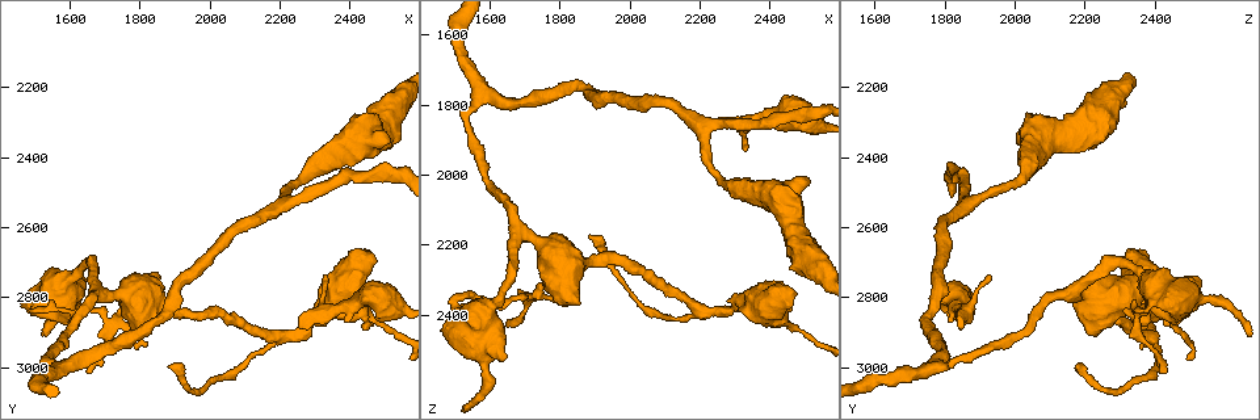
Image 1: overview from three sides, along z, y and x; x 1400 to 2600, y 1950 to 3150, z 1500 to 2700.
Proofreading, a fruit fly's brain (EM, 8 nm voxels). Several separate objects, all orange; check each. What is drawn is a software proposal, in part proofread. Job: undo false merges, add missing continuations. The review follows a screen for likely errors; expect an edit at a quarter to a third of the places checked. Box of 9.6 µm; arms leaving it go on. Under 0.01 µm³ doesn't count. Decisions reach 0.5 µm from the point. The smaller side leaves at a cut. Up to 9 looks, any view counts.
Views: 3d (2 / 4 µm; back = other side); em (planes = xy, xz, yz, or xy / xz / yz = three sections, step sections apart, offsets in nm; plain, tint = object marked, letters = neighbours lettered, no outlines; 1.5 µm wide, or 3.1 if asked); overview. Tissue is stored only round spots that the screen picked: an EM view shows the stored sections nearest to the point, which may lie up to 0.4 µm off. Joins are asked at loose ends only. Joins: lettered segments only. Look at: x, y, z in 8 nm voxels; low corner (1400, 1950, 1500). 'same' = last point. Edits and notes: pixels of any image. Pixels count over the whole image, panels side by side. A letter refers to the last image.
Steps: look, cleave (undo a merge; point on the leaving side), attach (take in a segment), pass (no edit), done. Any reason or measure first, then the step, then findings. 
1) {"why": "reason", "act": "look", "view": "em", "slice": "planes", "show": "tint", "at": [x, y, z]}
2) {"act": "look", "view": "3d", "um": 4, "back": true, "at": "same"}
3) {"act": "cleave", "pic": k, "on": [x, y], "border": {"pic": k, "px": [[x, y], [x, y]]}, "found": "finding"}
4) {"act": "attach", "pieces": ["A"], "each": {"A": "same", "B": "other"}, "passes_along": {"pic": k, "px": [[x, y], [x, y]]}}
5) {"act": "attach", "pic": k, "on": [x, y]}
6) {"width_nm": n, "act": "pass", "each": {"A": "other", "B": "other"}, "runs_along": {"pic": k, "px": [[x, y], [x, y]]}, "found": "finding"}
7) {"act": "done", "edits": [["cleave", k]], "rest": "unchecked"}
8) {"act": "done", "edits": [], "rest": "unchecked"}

{"why": "branch stops here", "act": "look", "view": "3d", "um": 2, "at": [2250, 2880, 1840]}

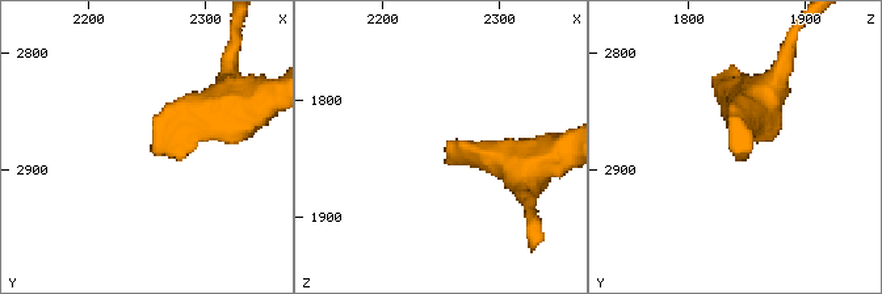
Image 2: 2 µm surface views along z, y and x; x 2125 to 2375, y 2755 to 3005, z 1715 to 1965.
{"act": "look", "view": "em", "slice": "planes", "show": "plain", "at": [2256, 2884, 1836]}

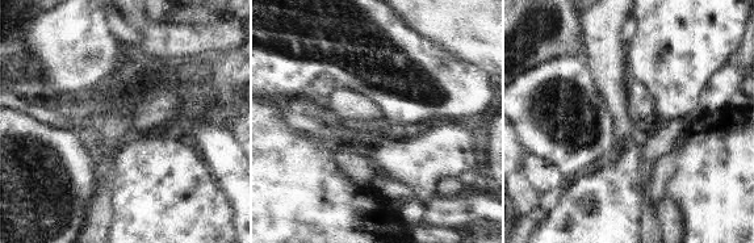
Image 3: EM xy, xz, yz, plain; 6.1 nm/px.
{"why": "what lies round it", "act": "look", "view": "em", "slice": "planes", "show": "letters", "at": "same"}

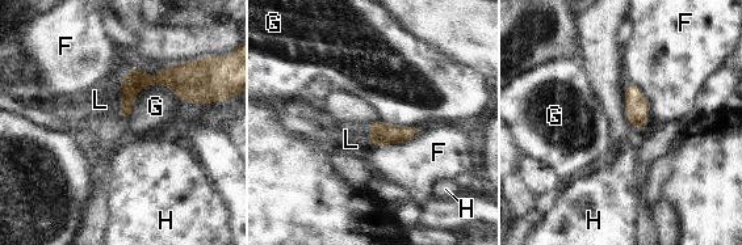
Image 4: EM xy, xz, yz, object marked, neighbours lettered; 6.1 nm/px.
{"act": "attach", "pieces": ["L"], "each": {"F": "other", "G": "other", "H": "other", "L": "same"}, "found": "it goes on there"}

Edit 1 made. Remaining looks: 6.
{"why": "stops while still wide", "act": "look", "view": "3d", "um": 4, "at": [1490, 2830, 2390]}

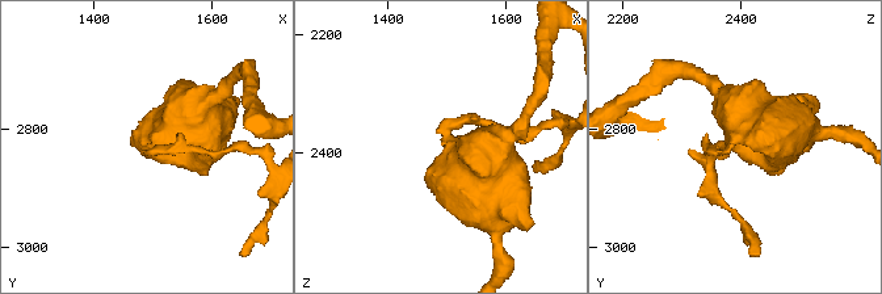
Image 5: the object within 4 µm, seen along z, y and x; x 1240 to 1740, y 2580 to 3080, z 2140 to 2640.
{"why": "shape alone is not enough", "act": "look", "view": "em", "slice": "planes", "show": "letters", "at": [1490, 2835, 2395]}

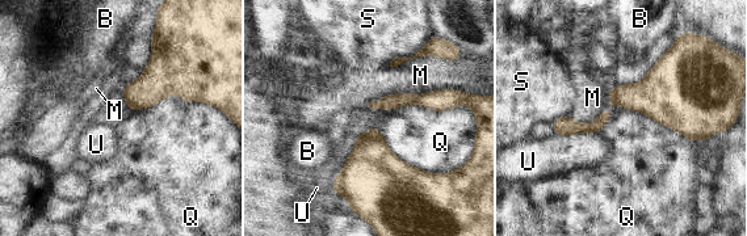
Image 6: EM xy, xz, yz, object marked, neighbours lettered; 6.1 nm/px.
{"longest_contact_nm": ["M", 550], "act": "cleave", "pic": 6, "on": [391, 101], "each": {"B": "other", "M": "other", "Q": "other", "S": "other", "U": "other"}, "border": {"pic": 6, "px": [[416, 96], [411, 102]]}, "found": "two cells meet here"}

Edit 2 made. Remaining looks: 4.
{"act": "look", "view": "overview"}

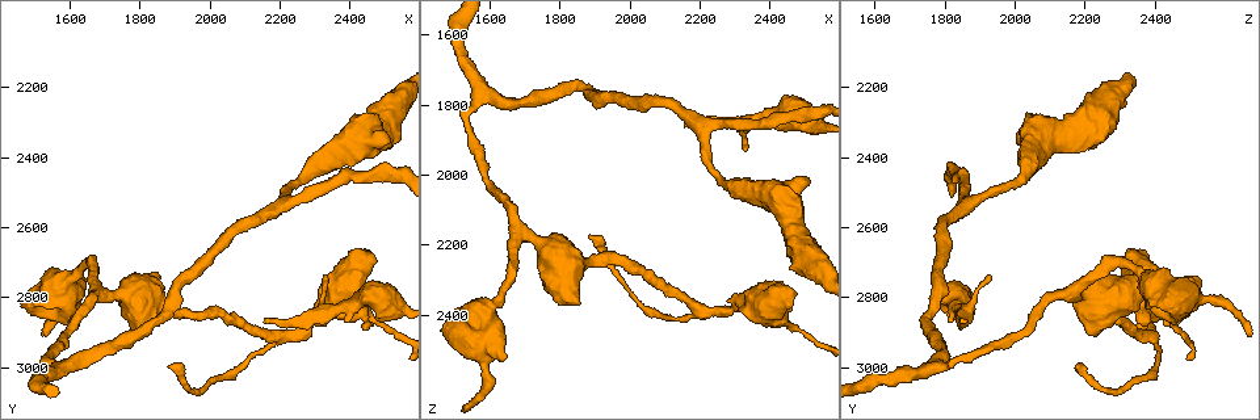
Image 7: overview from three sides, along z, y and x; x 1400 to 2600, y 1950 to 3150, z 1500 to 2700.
{"why": "thick end", "act": "look", "view": "3d", "um": 4, "back": true, "at": [1860, 2740, 2360]}

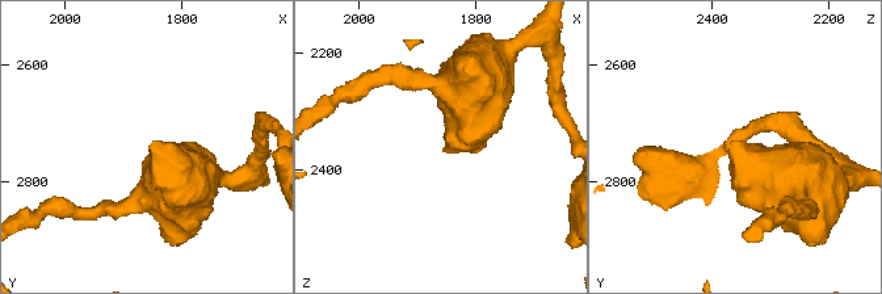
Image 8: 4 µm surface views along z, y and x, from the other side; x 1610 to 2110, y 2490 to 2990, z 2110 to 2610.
{"act": "look", "view": "em", "slice": "xz", "step": 8, "show": "letters", "at": [1855, 2740, 2365]}

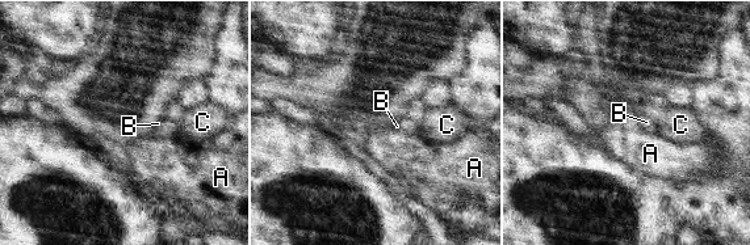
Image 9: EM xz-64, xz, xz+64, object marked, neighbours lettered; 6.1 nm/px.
{"why": "cut it another way", "act": "look", "view": "em", "slice": "planes", "show": "letters", "at": "same"}

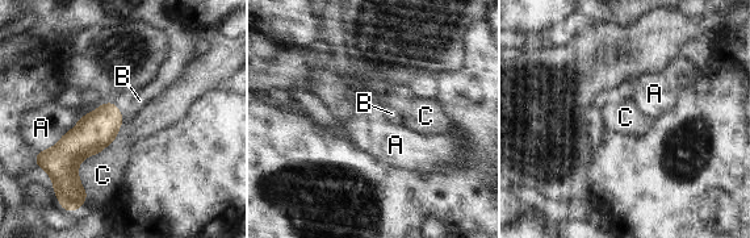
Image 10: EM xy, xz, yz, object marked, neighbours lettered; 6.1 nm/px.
{"act": "pass", "each": {"A": "other", "B": "other", "C": "other"}, "border": {"pic": 10, "px": [[122, 115], [125, 121]]}, "found": "none of them fits"}

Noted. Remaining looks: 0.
{"act": "done", "edits": [["attach", 4], ["cleave", 6]], "rest": "unchecked"}

